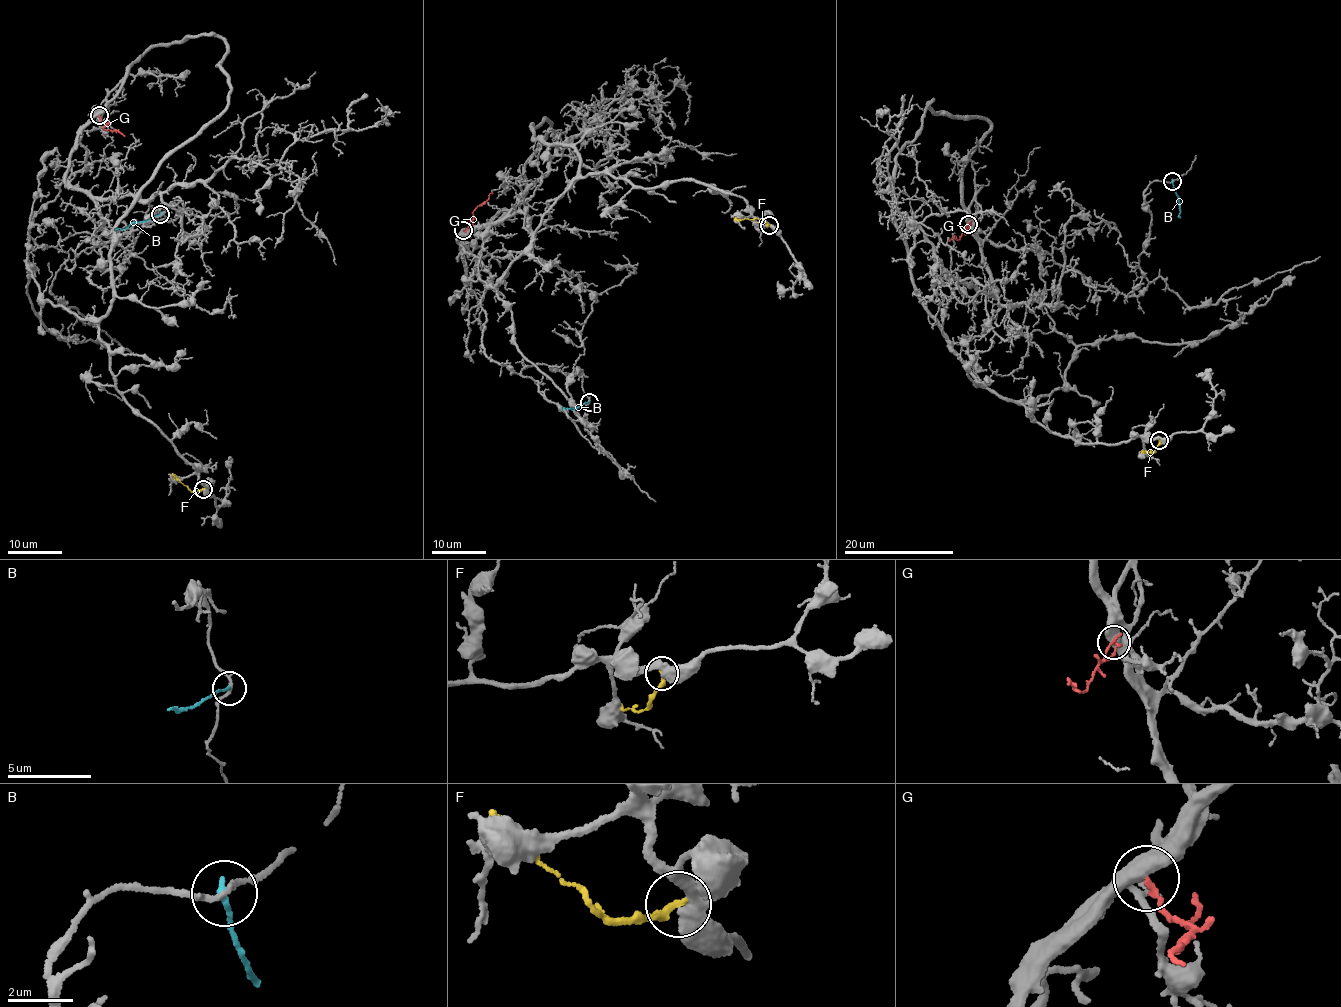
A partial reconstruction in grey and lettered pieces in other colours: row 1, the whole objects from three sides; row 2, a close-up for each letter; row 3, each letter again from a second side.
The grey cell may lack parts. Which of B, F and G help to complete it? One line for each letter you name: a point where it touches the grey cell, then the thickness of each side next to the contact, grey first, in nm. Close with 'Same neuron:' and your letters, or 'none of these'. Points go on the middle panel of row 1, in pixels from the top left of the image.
Same neuron: none of these

